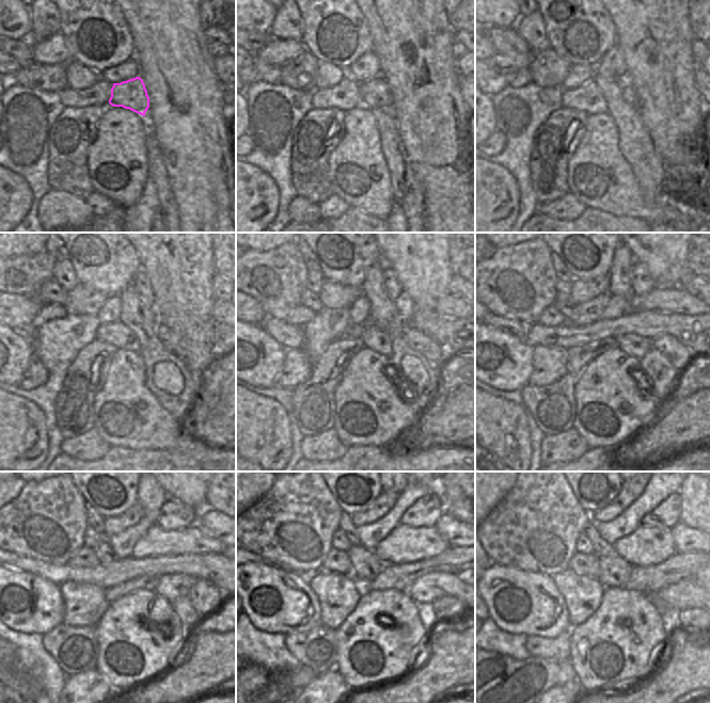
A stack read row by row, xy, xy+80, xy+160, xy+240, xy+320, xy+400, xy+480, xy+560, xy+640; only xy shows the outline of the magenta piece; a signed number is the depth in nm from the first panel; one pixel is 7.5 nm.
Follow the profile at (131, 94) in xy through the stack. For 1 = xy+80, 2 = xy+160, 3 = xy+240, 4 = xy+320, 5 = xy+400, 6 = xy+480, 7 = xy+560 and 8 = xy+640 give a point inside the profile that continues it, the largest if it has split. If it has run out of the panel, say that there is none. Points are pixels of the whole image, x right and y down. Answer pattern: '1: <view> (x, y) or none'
1: xy+80 (375, 94)
2: xy+160 (628, 92)
3: xy+240 (167, 337)
4: xy+320 (417, 340)
5: xy+400 (680, 356)
6: xy+480 (206, 598)
7: xy+560 (446, 610)
8: xy+640 (692, 621)

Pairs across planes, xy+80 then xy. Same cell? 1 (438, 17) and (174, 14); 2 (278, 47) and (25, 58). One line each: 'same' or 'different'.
1: same
2: different

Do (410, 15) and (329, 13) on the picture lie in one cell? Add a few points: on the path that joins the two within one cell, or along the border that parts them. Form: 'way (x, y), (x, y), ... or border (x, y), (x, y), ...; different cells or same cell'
border (360, 11), (366, 20), (372, 37); different cells

